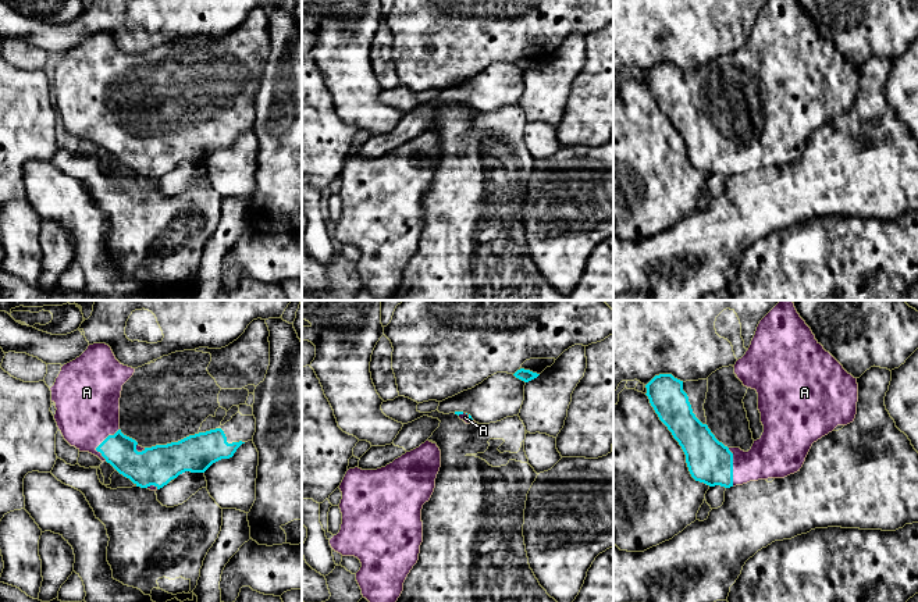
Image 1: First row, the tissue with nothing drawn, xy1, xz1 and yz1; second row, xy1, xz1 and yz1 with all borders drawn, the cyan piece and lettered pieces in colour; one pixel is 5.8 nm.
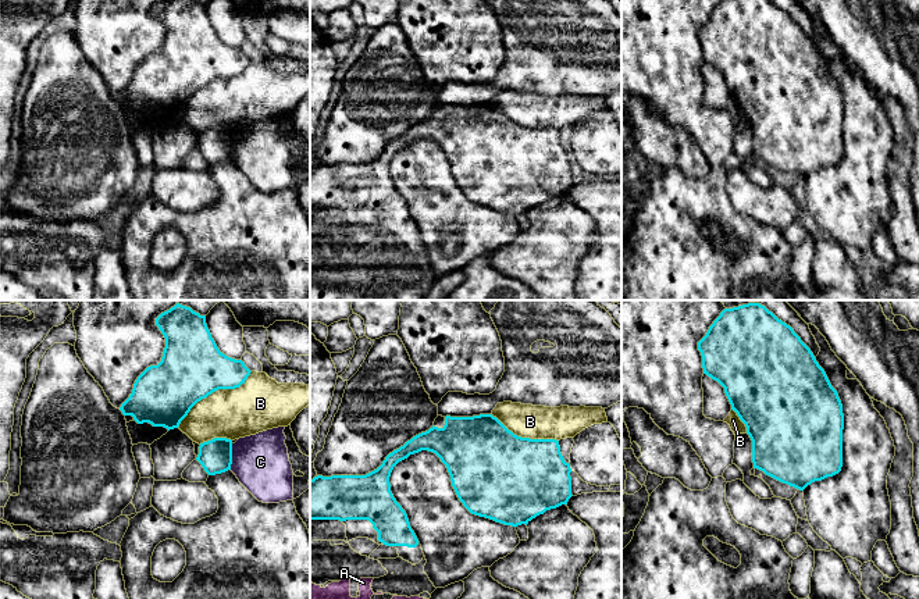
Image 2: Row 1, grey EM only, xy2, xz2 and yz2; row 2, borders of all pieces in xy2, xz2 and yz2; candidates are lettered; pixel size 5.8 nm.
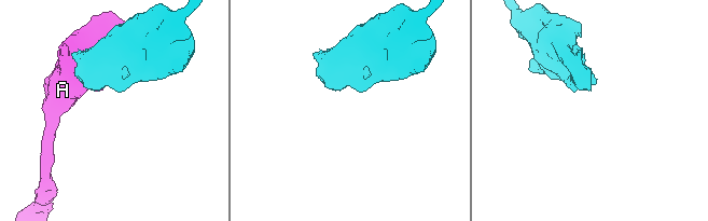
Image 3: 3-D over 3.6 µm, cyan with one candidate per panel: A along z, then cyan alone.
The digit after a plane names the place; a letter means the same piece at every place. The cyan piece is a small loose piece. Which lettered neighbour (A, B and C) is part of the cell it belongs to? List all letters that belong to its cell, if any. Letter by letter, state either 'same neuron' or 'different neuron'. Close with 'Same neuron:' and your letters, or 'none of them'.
A: same neuron
B: different neuron
C: different neuron
Same neuron: A

